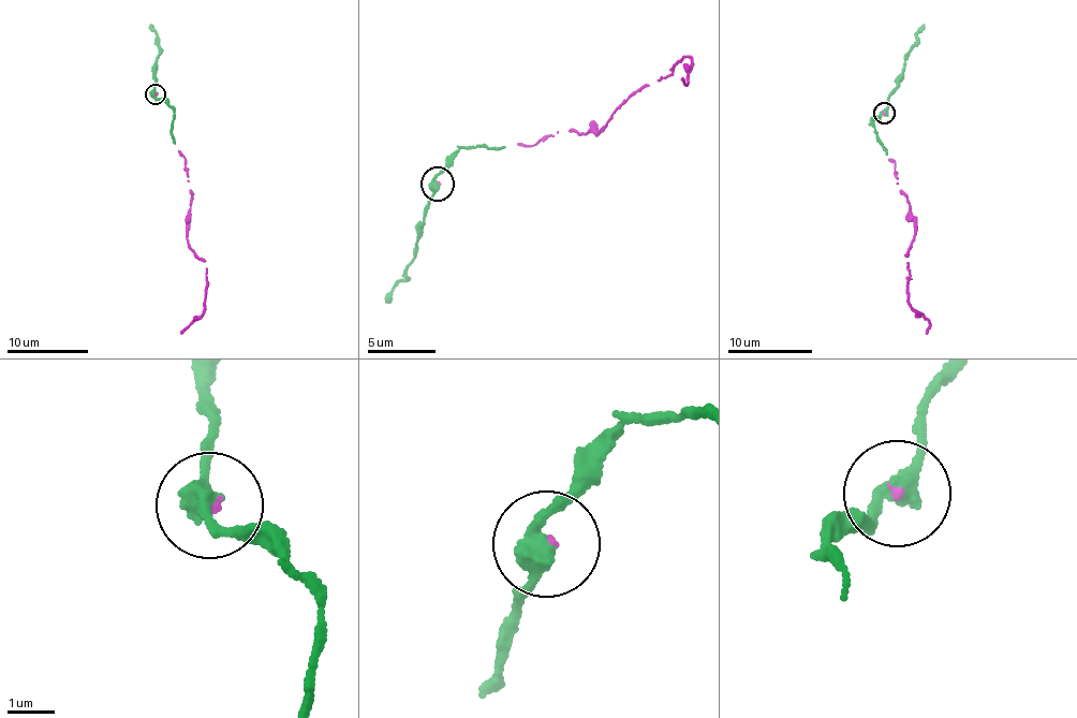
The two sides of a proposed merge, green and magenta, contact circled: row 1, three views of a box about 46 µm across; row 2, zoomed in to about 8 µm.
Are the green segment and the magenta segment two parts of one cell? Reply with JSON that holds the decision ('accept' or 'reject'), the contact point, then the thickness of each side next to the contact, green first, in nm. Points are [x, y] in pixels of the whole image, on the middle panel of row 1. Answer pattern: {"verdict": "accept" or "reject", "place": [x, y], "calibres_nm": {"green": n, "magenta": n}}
{"verdict": "accept", "place": [438, 184], "calibres_nm": {"green": 360, "magenta": 70}}

